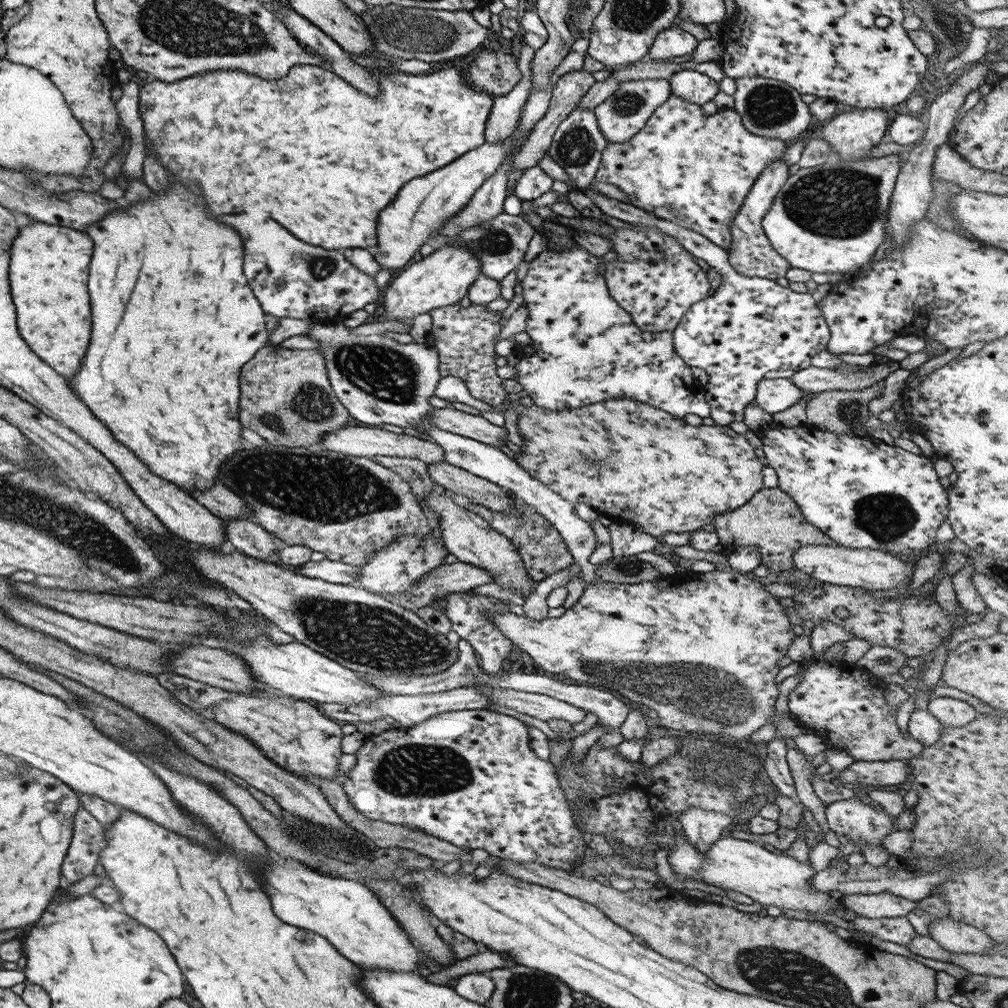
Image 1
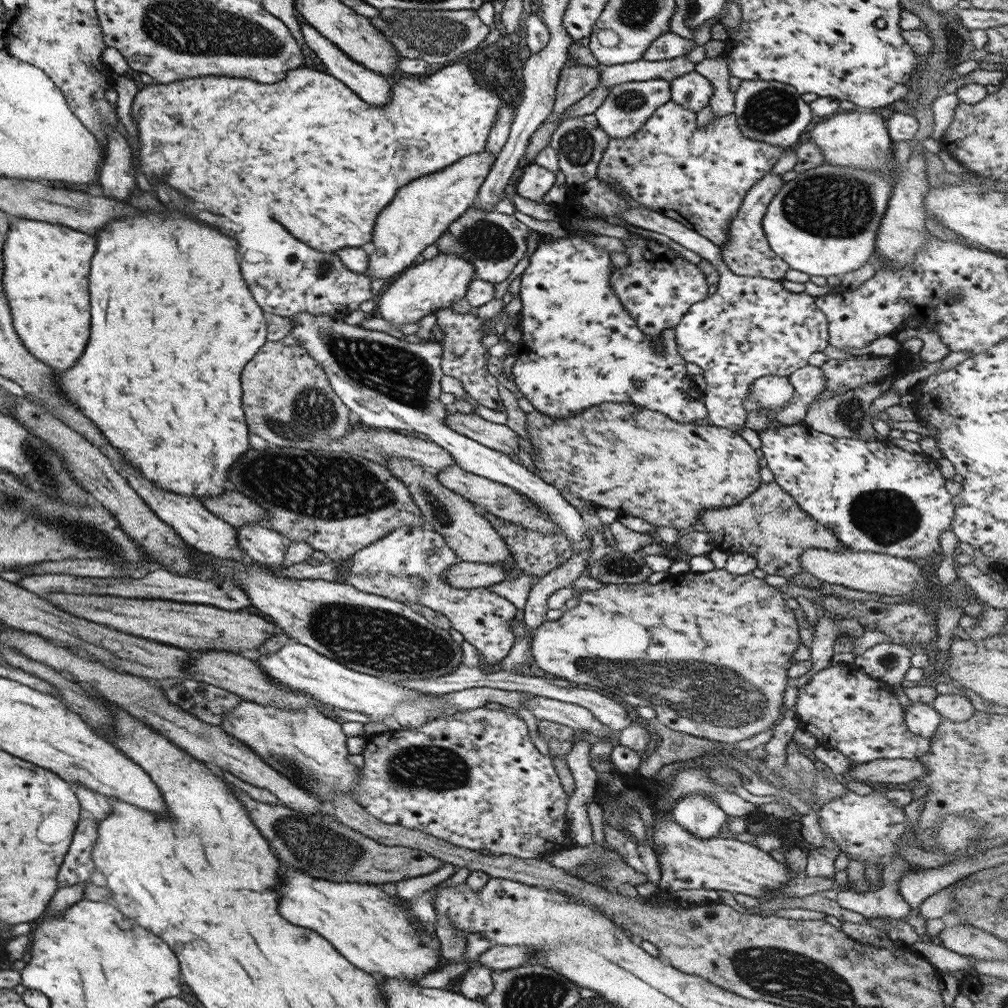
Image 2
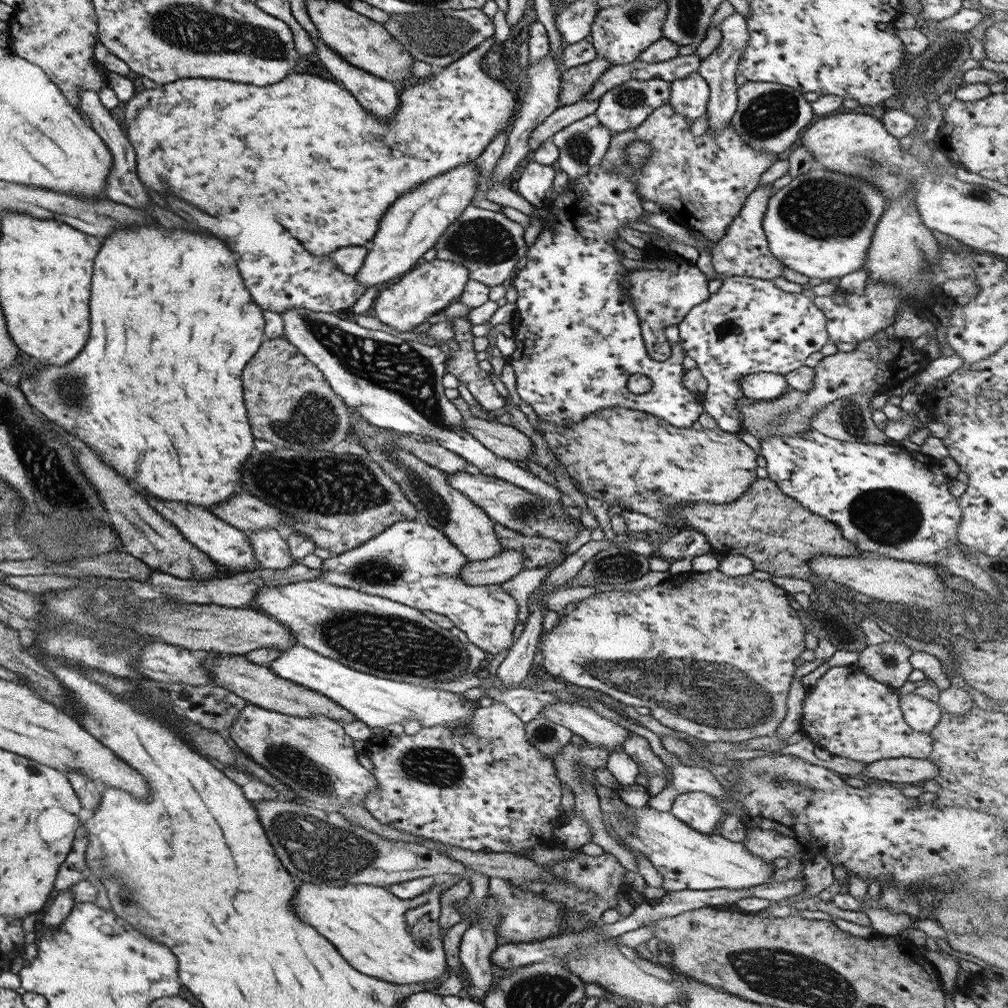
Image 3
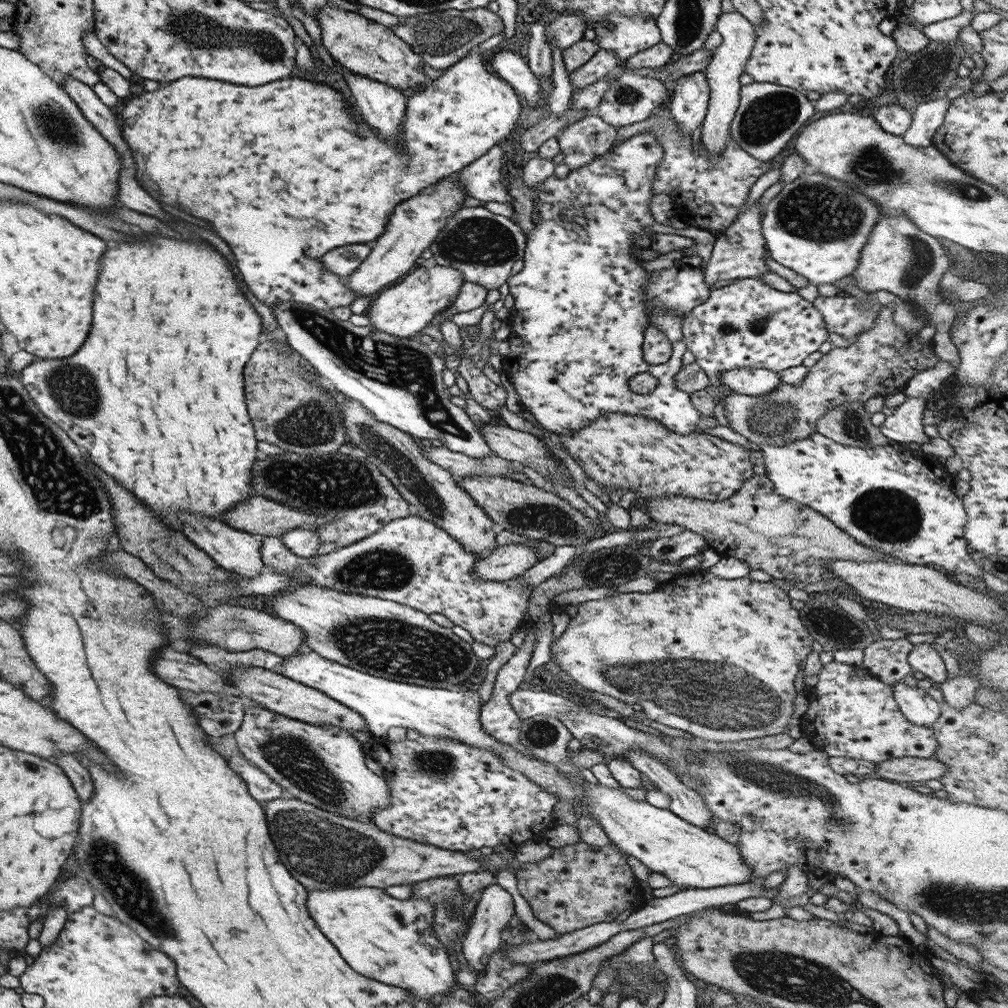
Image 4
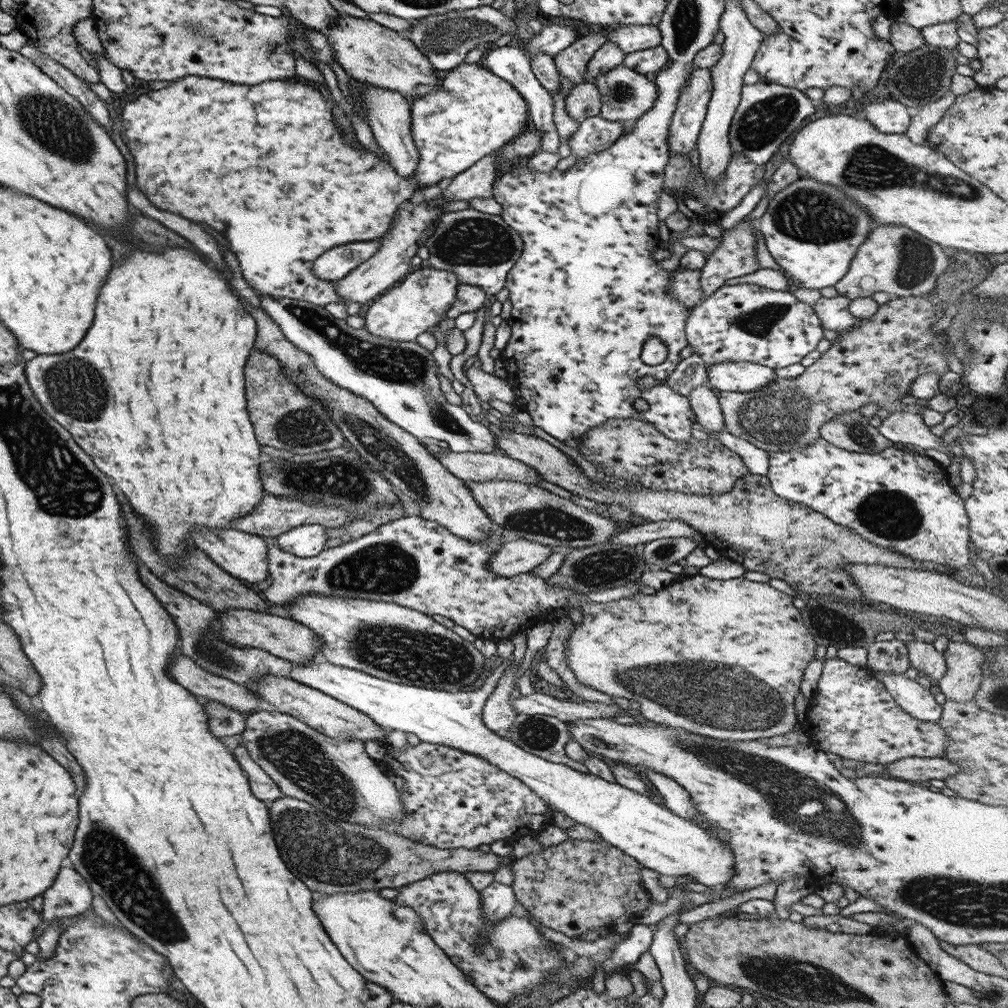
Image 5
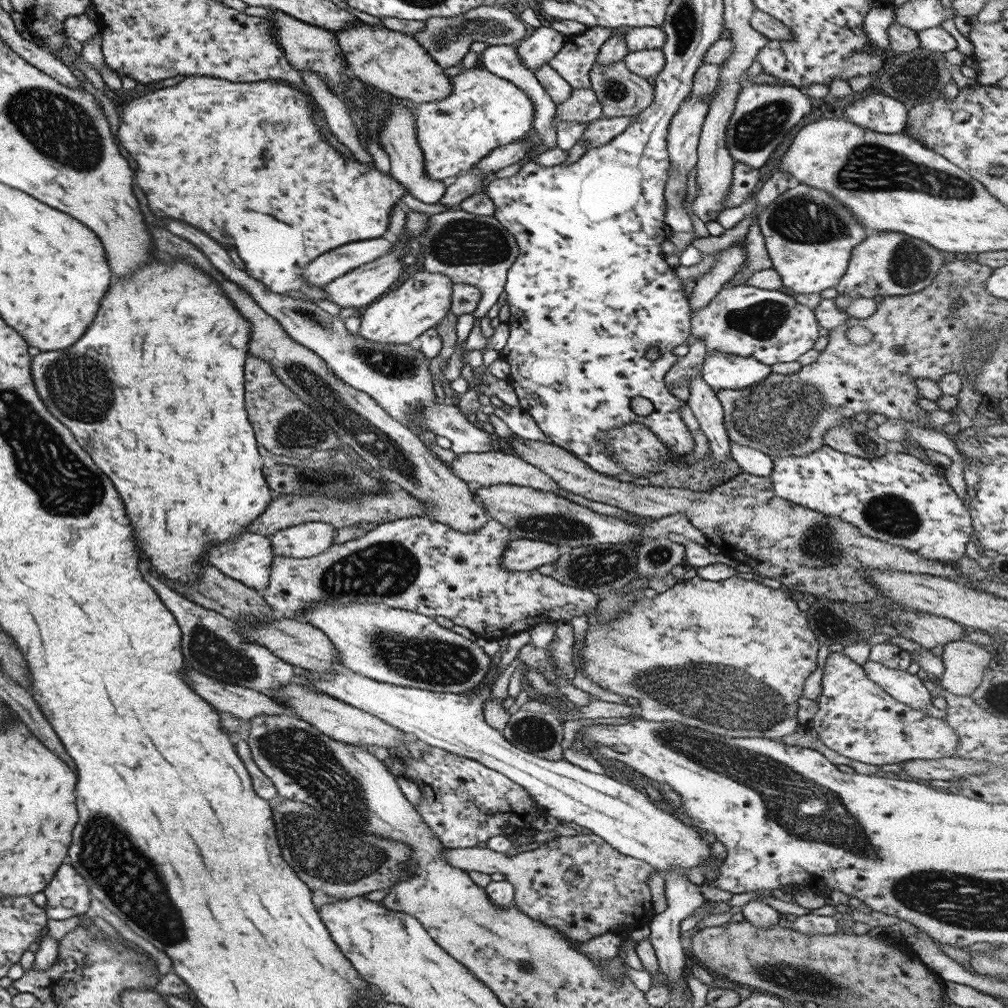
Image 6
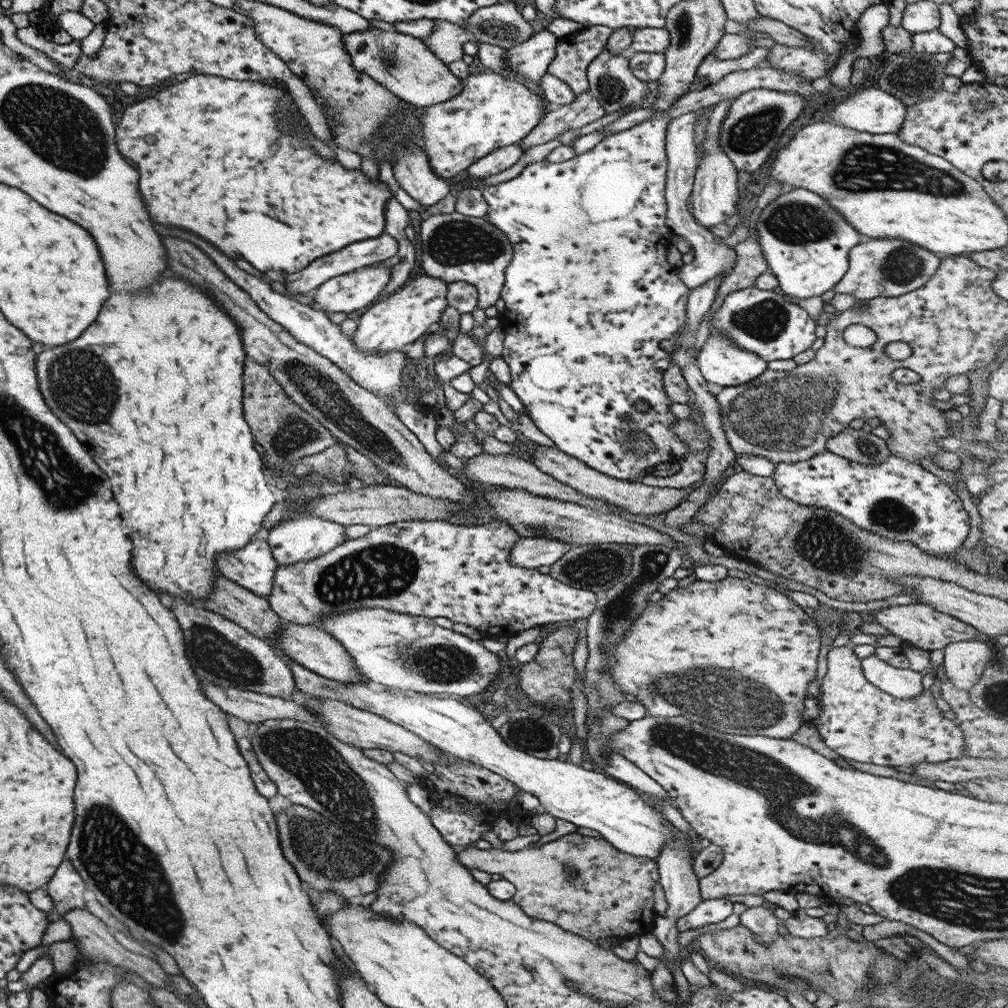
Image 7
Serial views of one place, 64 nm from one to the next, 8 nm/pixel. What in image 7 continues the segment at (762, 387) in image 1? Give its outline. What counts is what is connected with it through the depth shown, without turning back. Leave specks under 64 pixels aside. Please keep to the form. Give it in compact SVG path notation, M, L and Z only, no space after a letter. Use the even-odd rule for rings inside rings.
M709 334L700 346L696 356L696 365L706 382L713 382L726 387L738 385L753 380L766 369L766 362L754 352L747 352L739 348L731 339L723 334Z

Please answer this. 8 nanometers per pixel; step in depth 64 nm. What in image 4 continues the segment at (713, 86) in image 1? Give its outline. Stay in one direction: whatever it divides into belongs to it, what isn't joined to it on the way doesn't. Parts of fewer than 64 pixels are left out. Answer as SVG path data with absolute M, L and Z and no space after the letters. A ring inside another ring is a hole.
M696 71L675 80L669 113L673 123L684 134L693 133L706 114L709 86L702 71Z

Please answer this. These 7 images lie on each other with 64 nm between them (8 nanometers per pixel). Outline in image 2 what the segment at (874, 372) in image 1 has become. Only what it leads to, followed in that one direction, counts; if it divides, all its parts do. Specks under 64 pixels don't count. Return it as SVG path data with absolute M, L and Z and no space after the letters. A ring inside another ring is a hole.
M805 365L793 371L788 381L796 397L787 408L780 409L777 420L786 425L802 424L806 409L816 394L823 390L824 378L819 367Z

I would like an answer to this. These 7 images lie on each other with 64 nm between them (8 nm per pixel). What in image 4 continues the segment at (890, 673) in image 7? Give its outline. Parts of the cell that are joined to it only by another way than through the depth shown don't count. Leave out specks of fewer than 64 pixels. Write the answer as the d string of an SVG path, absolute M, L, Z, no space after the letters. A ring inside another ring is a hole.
M903 681L891 687L892 697L907 720L929 727L938 719L942 705L929 696L926 690L906 686Z

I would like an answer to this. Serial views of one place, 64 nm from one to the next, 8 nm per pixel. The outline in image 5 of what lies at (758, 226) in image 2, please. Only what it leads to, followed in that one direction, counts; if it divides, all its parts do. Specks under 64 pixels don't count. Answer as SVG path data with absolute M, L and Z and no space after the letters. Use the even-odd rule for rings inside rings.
M741 220L731 229L723 229L719 237L721 243L705 257L706 261L699 270L699 288L703 300L715 294L725 280L745 276L759 269L755 260L754 246L756 242L752 233L755 224L754 220L750 220L748 223Z

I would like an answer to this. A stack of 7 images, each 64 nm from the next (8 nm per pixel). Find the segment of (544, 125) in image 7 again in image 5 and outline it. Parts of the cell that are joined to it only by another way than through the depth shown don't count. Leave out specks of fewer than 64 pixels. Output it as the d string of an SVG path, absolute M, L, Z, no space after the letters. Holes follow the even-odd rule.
M592 83L574 86L563 101L567 116L576 122L597 115L600 110L600 94Z

